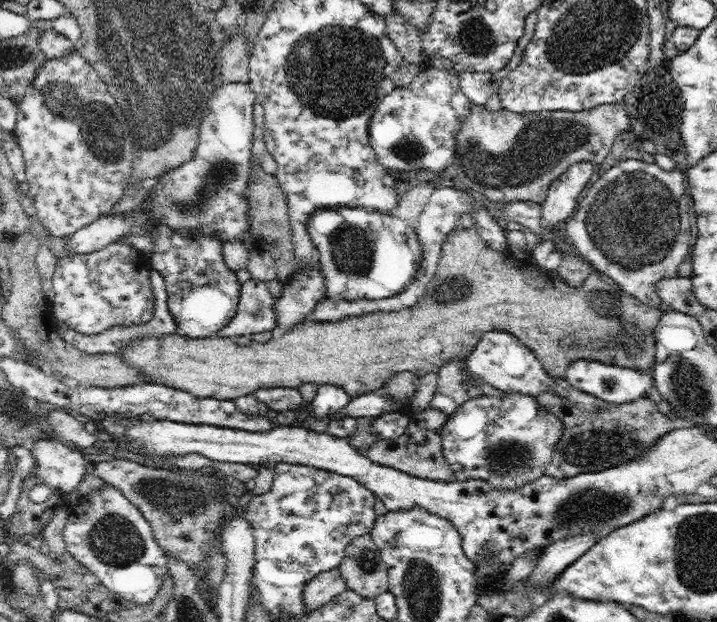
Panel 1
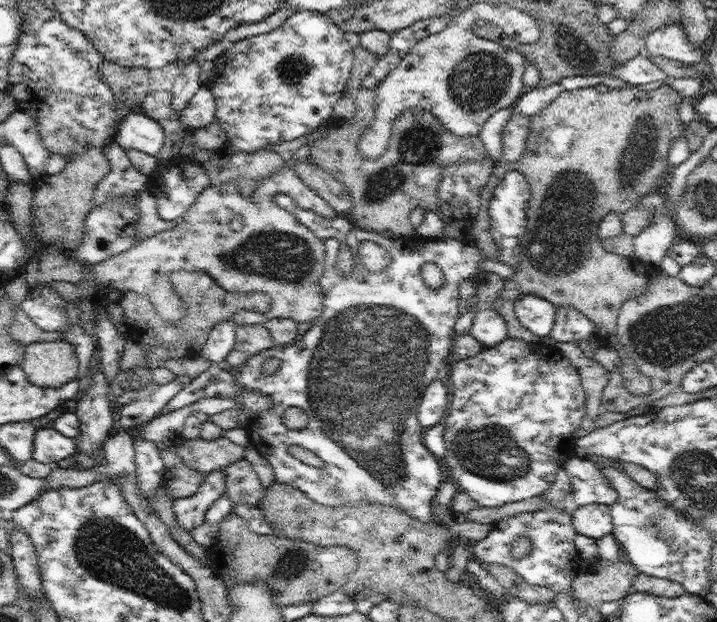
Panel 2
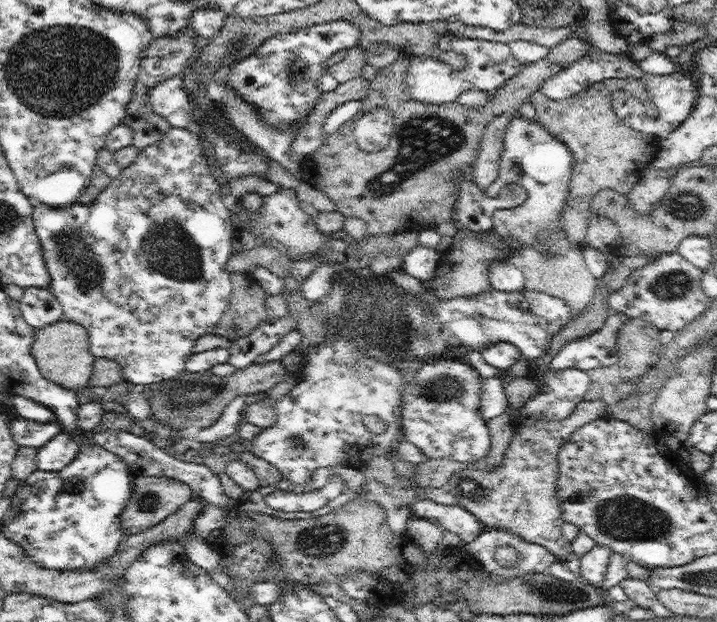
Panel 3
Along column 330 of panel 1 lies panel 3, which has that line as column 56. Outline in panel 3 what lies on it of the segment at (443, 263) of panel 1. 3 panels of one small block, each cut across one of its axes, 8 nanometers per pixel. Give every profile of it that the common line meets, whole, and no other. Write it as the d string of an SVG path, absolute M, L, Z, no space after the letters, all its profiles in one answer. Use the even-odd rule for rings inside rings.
M62 318L60 321L36 329L32 354L42 377L69 389L88 391L95 356L90 352L90 341L82 325Z

